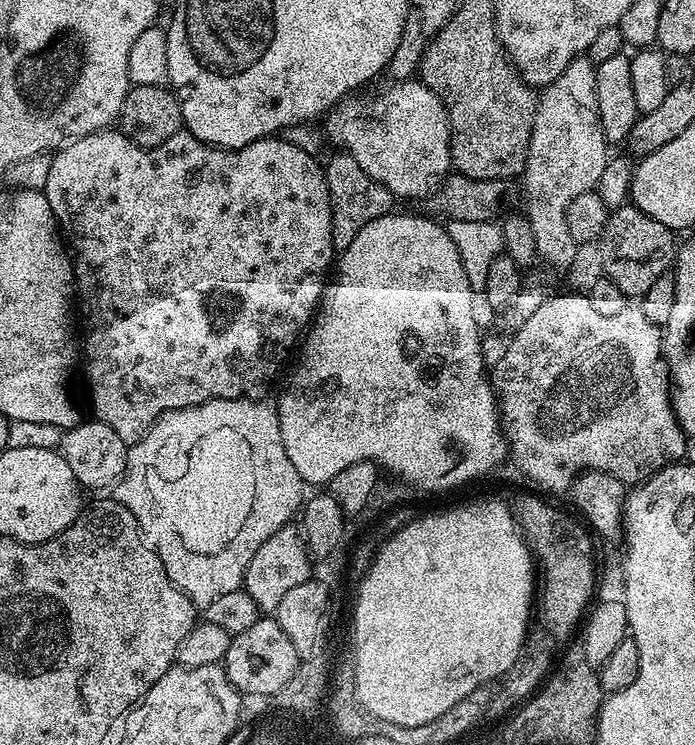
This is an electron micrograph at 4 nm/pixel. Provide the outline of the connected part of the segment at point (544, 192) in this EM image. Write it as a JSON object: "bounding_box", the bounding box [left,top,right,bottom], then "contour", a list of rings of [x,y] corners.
{"bounding_box":[522,55,610,268],"contour":[[[587,55],[577,56],[539,93],[534,130],[524,163],[522,196],[528,199],[526,217],[533,231],[536,255],[548,264],[564,268],[576,260],[578,243],[566,224],[567,207],[583,192],[597,187],[610,159],[610,145],[598,118],[598,94],[594,94],[596,65]]]}

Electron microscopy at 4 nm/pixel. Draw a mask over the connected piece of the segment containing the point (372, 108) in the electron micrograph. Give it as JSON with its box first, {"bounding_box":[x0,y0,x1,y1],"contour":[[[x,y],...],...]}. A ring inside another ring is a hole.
{"bounding_box":[327,79,452,200],"contour":[[[419,79],[401,80],[399,82],[389,83],[389,88],[385,92],[380,92],[377,96],[372,96],[369,100],[356,100],[357,98],[348,98],[336,105],[331,112],[327,113],[328,120],[328,136],[337,144],[337,149],[343,150],[347,155],[354,158],[354,162],[358,162],[358,166],[362,166],[362,170],[366,170],[366,174],[370,174],[370,178],[374,178],[374,182],[382,182],[382,186],[386,186],[386,190],[392,192],[393,197],[404,200],[416,200],[427,197],[429,193],[440,187],[442,181],[449,175],[452,168],[452,127],[448,125],[448,111],[444,108],[444,104],[438,98],[438,94],[434,94],[434,90],[430,90]]]}

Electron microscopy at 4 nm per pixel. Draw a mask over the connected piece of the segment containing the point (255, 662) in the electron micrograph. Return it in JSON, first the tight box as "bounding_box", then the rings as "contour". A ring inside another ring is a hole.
{"bounding_box":[222,618,300,697],"contour":[[[261,618],[247,630],[235,633],[230,642],[230,650],[226,650],[222,661],[224,673],[230,682],[245,697],[268,696],[275,697],[276,693],[294,678],[294,670],[300,665],[300,655],[294,650],[294,642],[286,638],[282,626],[274,618]]]}

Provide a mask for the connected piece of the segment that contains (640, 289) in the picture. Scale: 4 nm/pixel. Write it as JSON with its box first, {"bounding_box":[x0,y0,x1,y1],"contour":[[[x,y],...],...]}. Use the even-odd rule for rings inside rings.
{"bounding_box":[598,206,678,298],"contour":[[[635,206],[613,207],[598,237],[603,275],[614,282],[624,296],[642,298],[646,290],[673,267],[678,240],[672,236],[675,236],[673,229],[662,226],[660,220],[650,218]]]}

